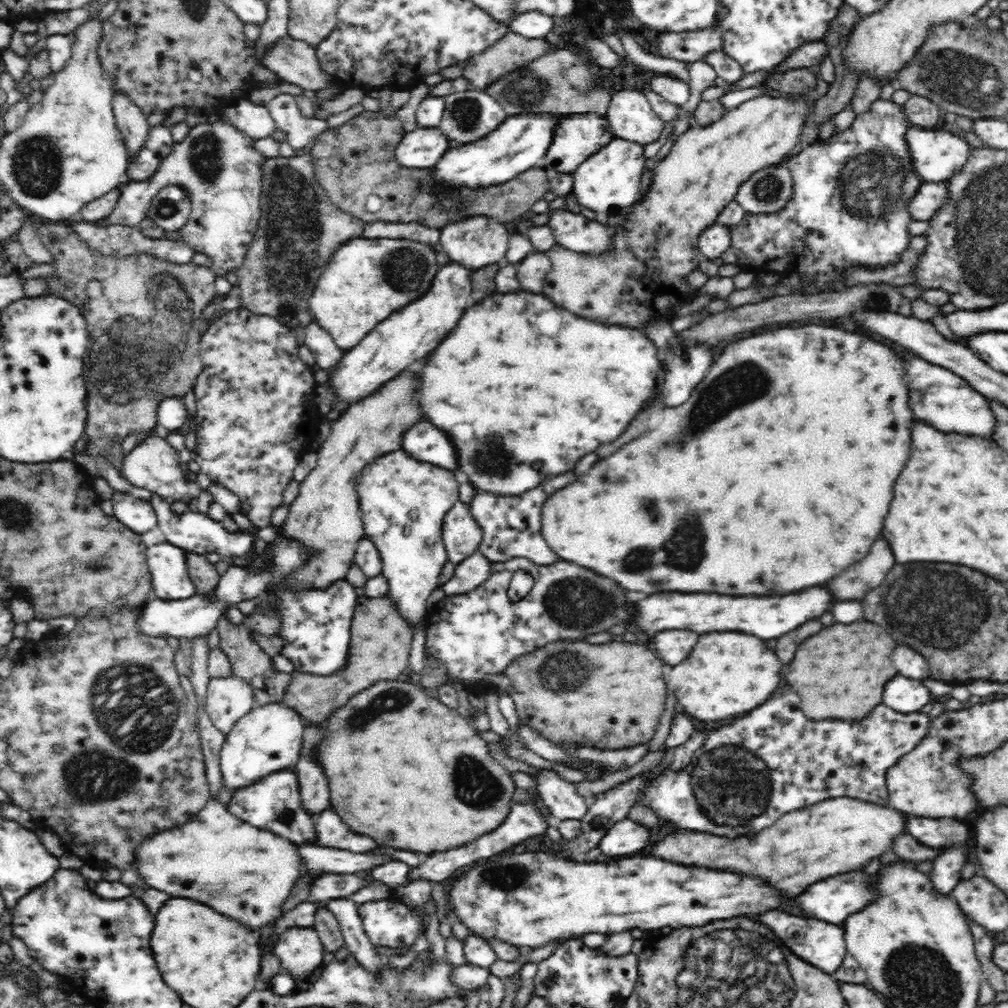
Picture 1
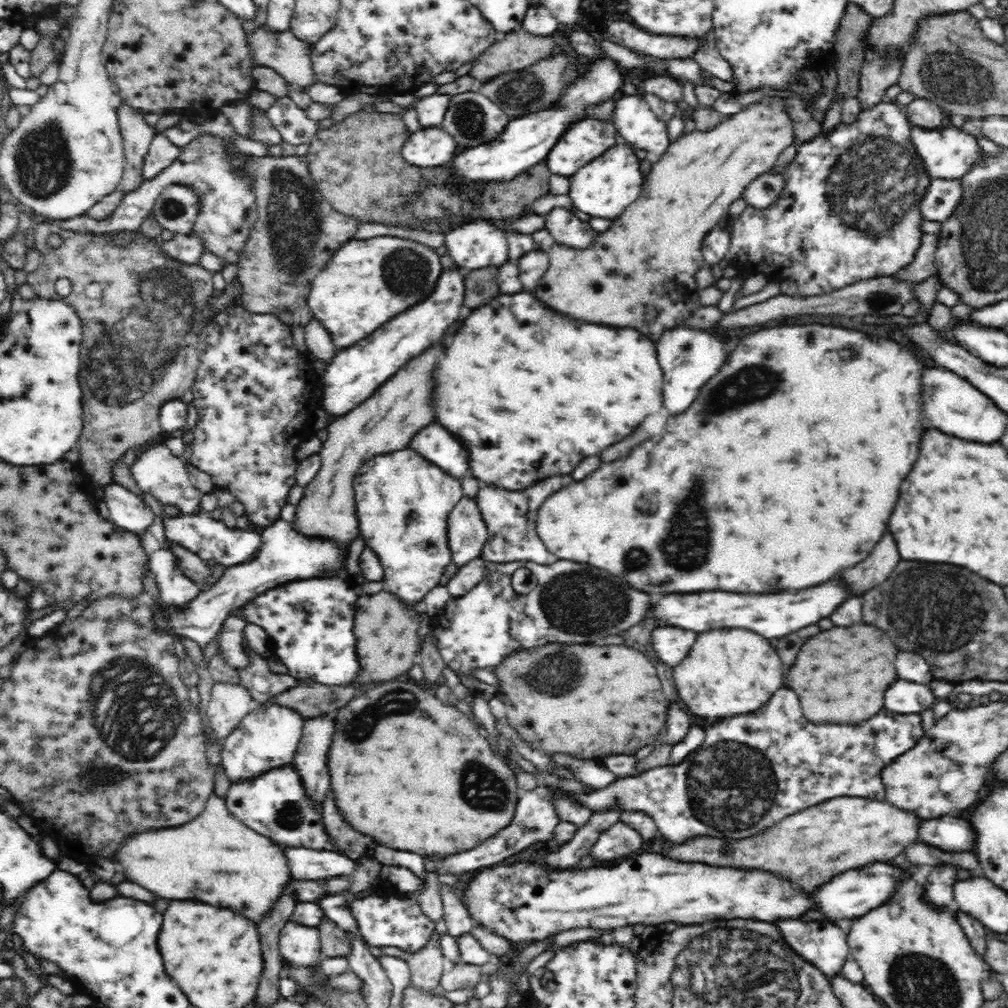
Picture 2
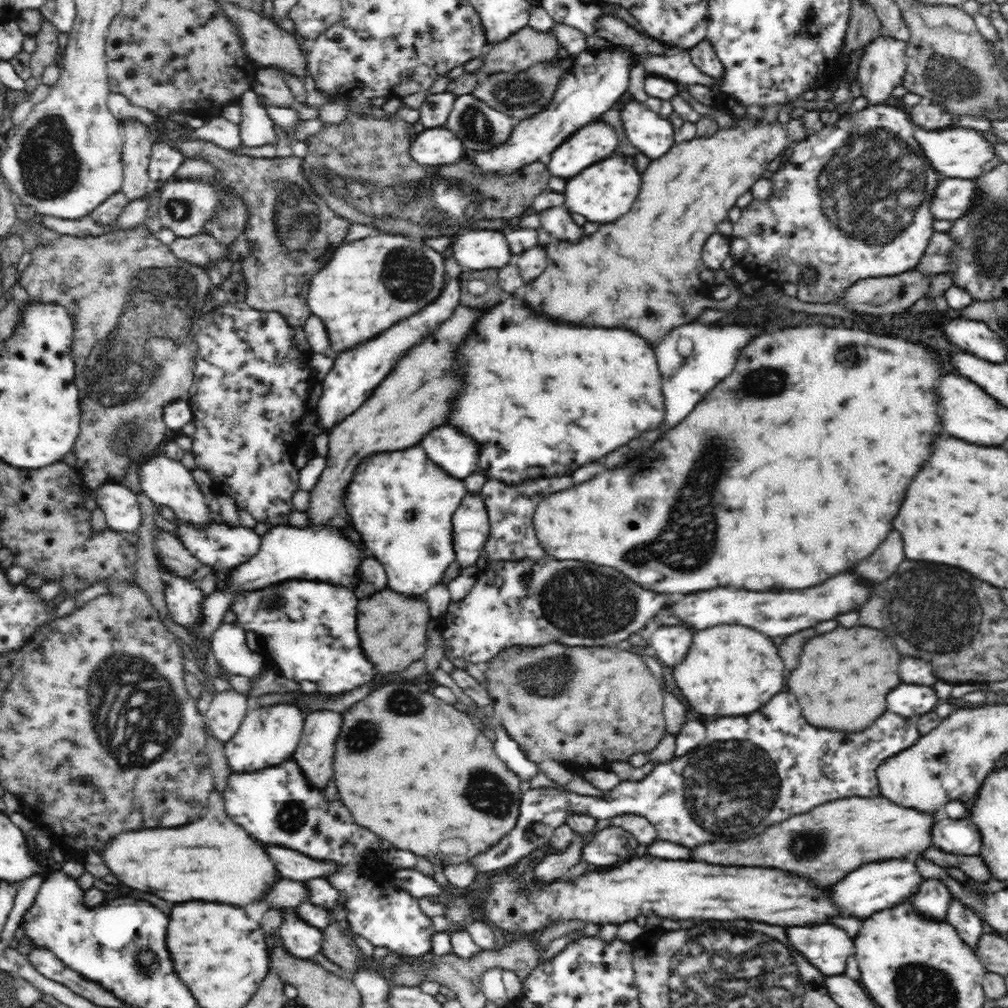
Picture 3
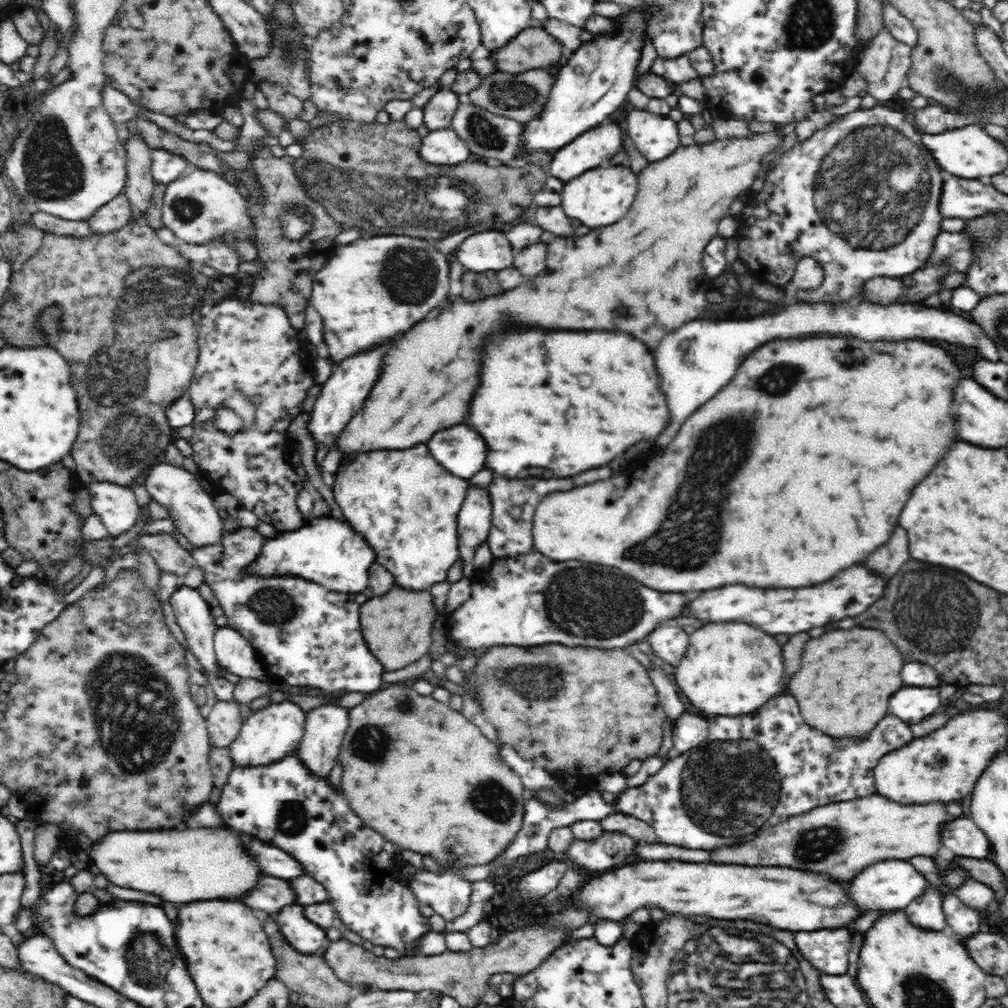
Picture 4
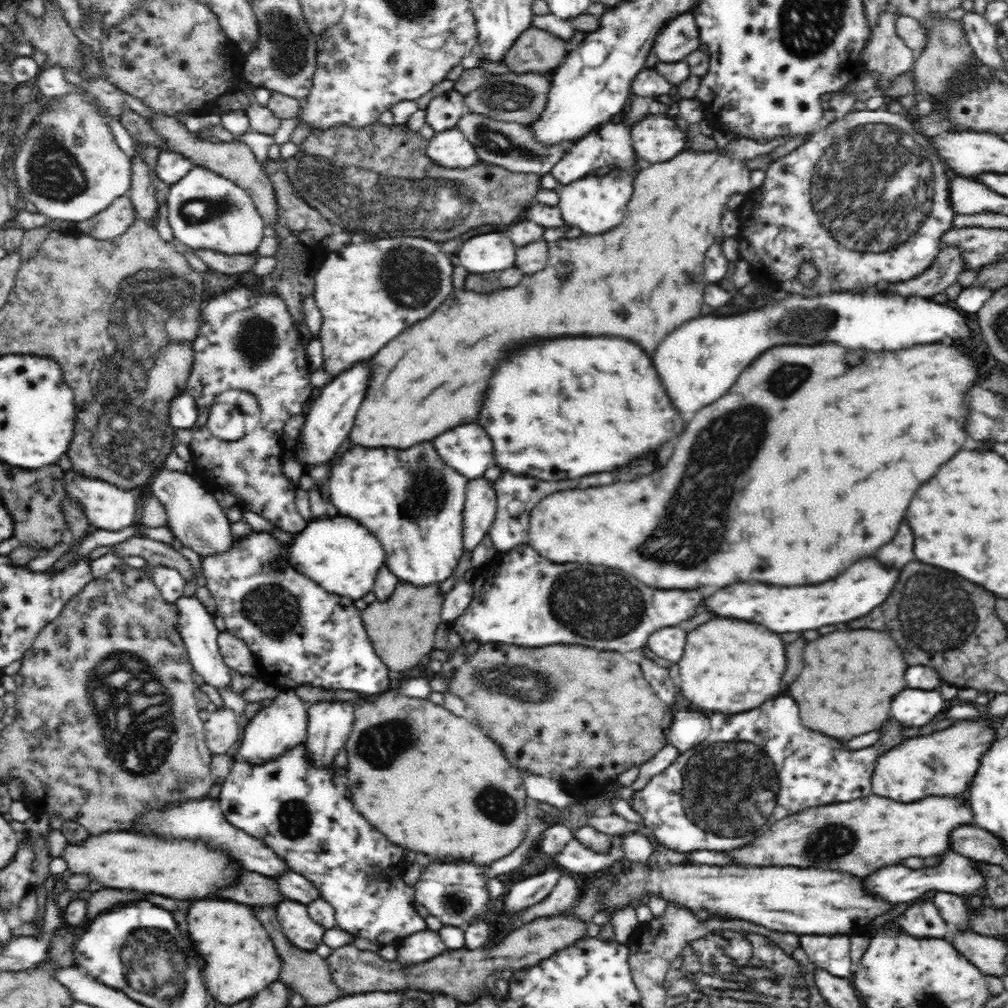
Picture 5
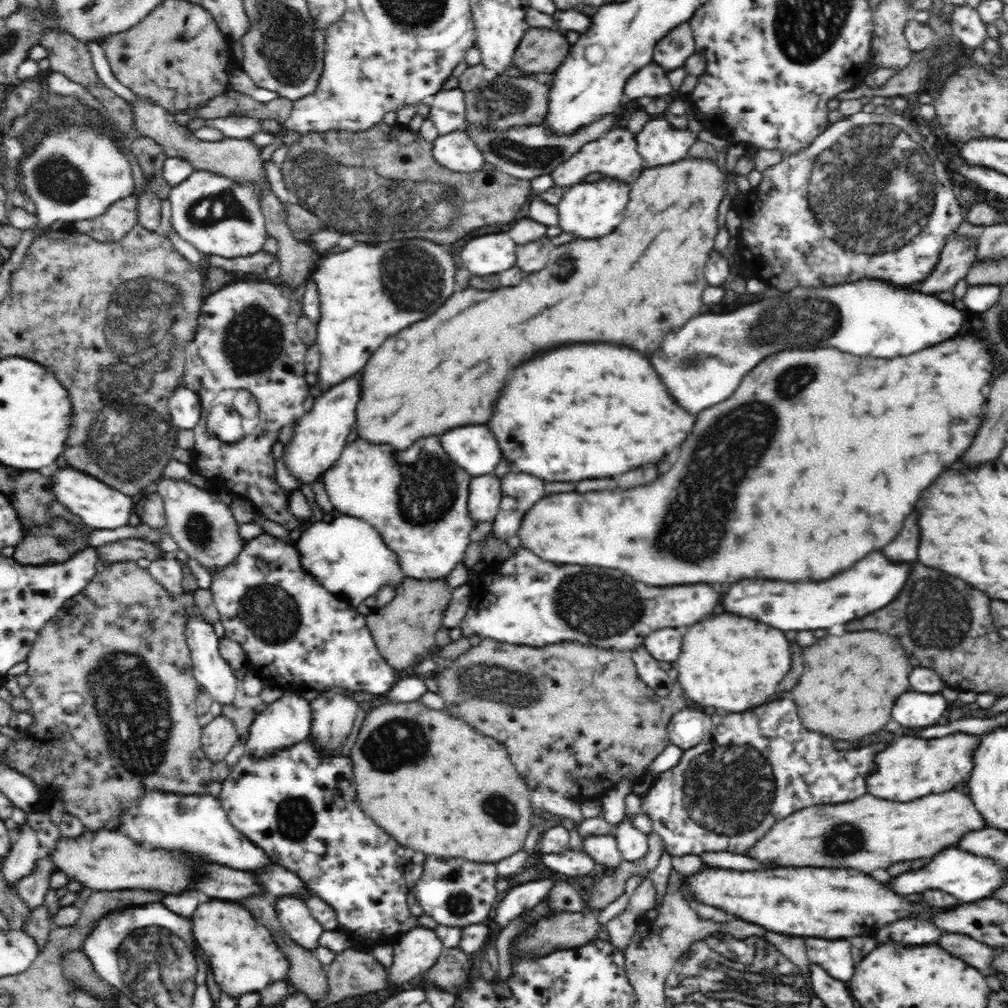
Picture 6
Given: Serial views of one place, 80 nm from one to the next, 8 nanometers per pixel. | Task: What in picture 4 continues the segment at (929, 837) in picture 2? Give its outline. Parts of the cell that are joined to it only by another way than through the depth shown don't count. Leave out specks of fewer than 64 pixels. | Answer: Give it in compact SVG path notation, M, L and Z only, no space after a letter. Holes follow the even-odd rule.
M968 817L948 822L942 830L942 842L956 857L992 860L992 848L987 836Z

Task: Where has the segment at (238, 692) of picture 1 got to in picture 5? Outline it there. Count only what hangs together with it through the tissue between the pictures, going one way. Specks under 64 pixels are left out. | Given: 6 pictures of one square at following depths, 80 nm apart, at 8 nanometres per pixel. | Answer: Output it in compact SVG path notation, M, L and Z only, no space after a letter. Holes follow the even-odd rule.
M217 709L204 724L205 745L212 756L228 753L240 734L238 715L231 709Z

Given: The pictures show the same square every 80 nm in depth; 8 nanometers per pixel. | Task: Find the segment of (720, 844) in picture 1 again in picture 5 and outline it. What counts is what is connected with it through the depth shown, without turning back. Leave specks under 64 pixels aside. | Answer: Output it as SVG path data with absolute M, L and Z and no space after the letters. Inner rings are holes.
M872 794L856 802L811 807L782 818L744 848L728 853L743 866L826 868L864 878L872 874L872 870L892 866L892 862L900 862L904 858L928 858L942 854L950 848L948 844L954 828L976 825L972 816L972 809L958 798L924 798L924 802L900 804Z

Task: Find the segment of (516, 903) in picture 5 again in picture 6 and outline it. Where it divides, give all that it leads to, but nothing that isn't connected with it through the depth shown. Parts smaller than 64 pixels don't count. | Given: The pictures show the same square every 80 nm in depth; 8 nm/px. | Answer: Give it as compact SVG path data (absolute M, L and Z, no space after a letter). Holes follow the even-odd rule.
M534 880L512 888L495 911L494 922L501 929L515 918L520 917L526 910L534 908L544 896L548 896L555 883L552 880Z

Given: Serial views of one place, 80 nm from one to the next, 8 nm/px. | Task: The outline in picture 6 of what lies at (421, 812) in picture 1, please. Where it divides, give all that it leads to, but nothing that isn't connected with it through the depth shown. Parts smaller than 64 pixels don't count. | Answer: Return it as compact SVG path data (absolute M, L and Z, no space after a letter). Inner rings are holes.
M417 701L382 704L368 712L349 758L354 764L356 799L361 809L402 846L438 858L466 858L494 864L522 850L531 826L531 790L515 769L508 747L480 734L441 710L428 710Z

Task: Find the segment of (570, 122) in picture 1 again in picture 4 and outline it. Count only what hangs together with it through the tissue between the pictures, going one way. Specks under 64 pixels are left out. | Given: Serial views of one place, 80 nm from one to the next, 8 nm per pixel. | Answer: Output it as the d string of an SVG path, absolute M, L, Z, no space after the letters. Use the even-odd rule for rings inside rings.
M605 122L590 131L586 131L585 134L580 135L566 147L556 151L556 156L554 156L552 163L549 164L549 174L560 179L565 185L573 178L580 176L584 171L592 170L600 166L600 163L614 158L622 150L624 150L622 128L615 123Z

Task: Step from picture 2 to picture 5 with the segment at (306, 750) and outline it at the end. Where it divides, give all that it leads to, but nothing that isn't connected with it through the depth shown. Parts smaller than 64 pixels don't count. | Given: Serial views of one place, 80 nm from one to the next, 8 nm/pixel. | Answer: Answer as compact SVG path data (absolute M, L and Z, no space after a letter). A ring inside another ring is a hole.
M319 700L308 706L307 754L314 765L327 768L334 764L338 750L344 748L344 742L353 730L355 704L352 701Z

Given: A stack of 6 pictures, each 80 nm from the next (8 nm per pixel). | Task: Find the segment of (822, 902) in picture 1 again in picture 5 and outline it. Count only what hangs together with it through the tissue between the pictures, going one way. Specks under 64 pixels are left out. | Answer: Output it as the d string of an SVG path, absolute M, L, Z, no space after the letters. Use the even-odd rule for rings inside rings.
M950 850L946 854L946 858L940 860L938 866L934 868L922 868L922 870L910 870L906 866L886 866L874 874L870 874L864 880L864 886L868 892L878 894L880 898L892 902L892 904L902 904L902 902L910 902L918 896L922 896L928 890L940 891L946 894L955 894L962 897L966 902L968 898L972 898L981 890L987 889L988 877L985 870L981 868L979 861L972 860L966 856L958 854L955 850Z

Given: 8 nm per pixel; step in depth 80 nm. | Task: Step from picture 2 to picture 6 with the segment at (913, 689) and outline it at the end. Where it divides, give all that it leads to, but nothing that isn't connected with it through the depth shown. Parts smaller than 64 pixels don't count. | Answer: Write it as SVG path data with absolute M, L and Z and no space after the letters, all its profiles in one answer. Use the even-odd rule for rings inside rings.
M906 692L902 694L894 708L892 716L898 724L910 728L924 728L936 724L946 712L948 702L940 694L922 694L922 692Z

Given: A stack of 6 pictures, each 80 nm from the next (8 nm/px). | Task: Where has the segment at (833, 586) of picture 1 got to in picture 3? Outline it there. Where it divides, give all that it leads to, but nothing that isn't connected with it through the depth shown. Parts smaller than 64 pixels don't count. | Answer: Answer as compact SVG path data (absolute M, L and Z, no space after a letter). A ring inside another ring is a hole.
M894 530L868 560L856 564L856 574L864 576L864 580L872 584L878 584L884 582L886 576L892 576L902 560L906 560L904 542L900 542L900 534Z

